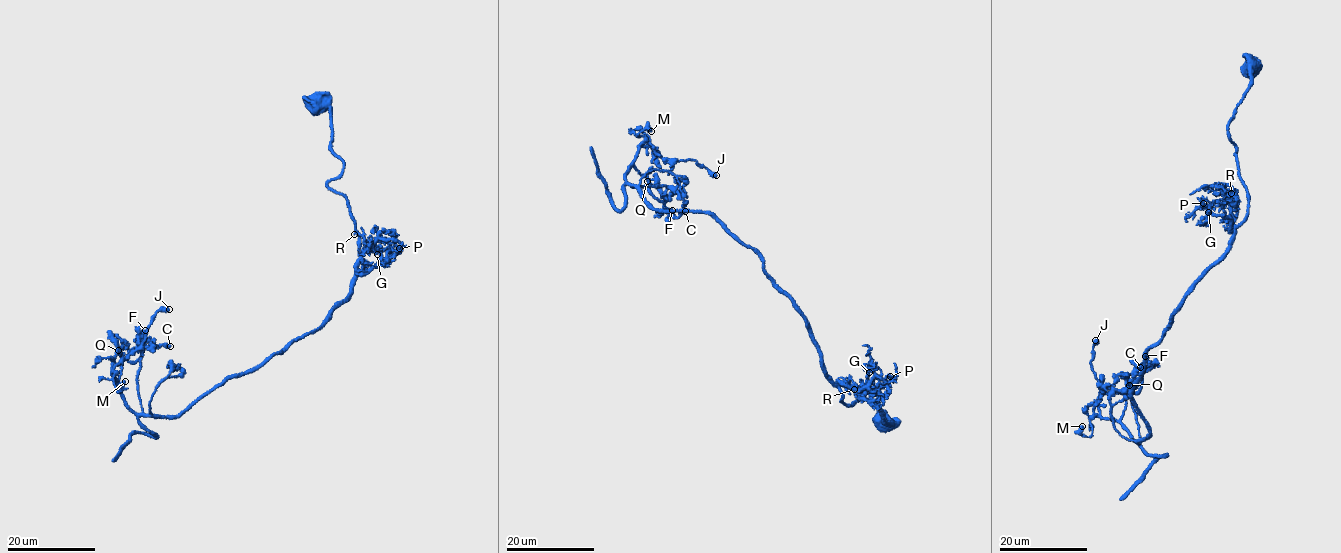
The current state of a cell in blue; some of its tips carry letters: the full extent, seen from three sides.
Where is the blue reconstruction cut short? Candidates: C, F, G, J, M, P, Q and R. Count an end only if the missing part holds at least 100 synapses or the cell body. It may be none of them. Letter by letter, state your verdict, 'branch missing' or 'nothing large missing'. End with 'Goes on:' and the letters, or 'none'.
C: nothing large missing
F: nothing large missing
G: nothing large missing
J: nothing large missing
M: nothing large missing
P: nothing large missing
Q: nothing large missing
R: nothing large missing
Goes on: none

